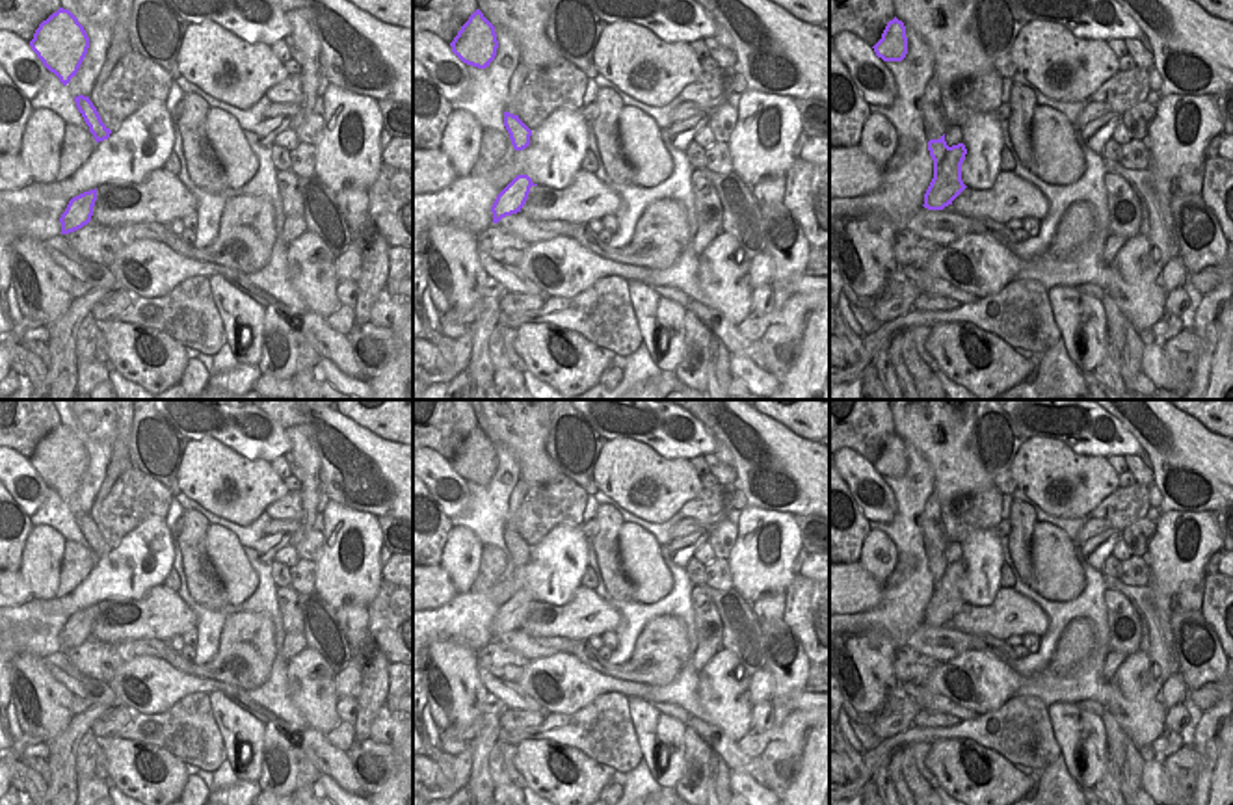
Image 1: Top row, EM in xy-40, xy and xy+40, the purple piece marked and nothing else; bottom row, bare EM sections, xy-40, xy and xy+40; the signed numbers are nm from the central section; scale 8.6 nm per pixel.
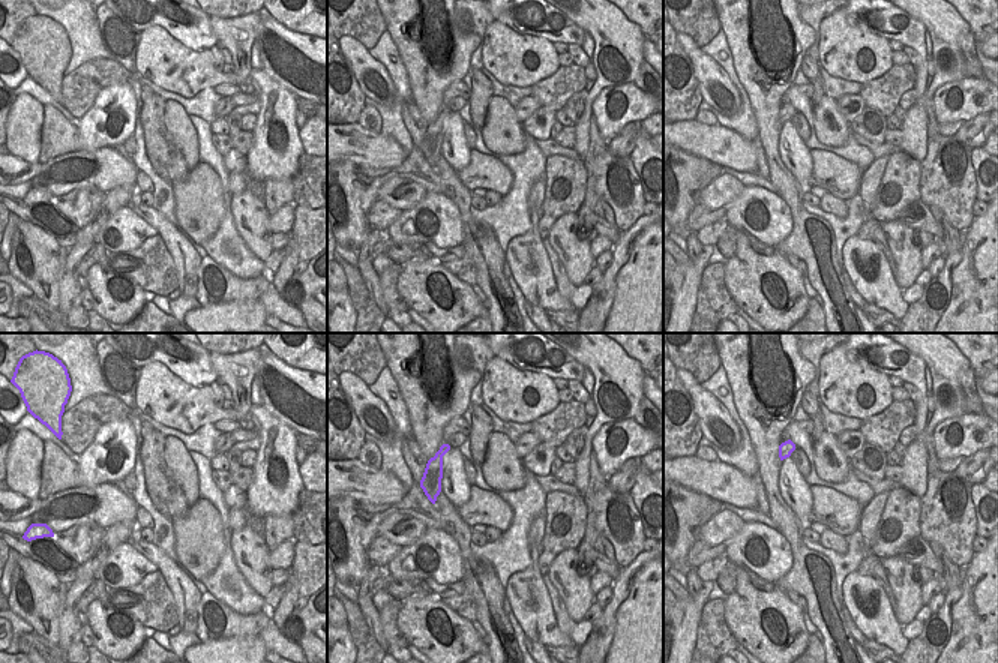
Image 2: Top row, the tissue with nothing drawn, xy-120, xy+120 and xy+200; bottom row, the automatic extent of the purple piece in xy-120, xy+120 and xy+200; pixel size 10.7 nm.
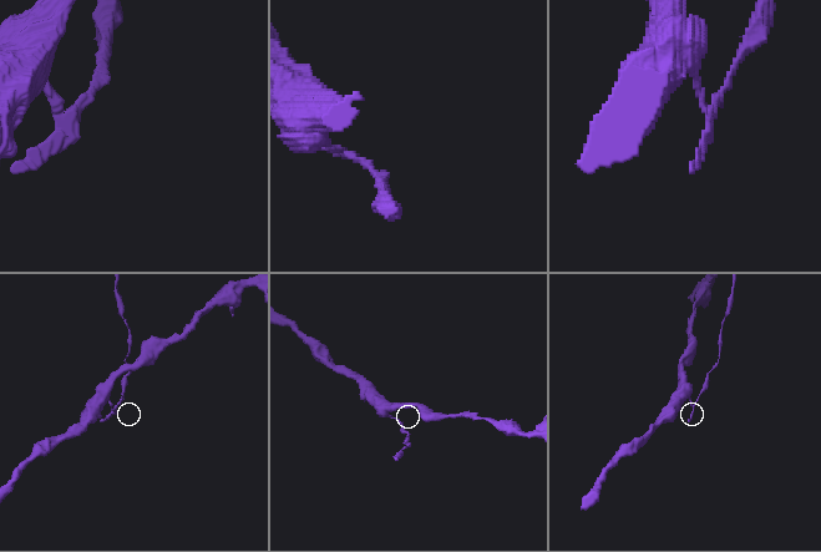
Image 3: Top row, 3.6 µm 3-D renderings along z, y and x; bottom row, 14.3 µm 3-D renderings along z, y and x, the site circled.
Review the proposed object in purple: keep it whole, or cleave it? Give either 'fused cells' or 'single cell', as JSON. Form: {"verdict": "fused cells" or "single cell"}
{"verdict": "fused cells"}

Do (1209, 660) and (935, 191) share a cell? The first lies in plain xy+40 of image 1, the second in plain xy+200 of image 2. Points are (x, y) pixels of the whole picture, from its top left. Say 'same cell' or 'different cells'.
same cell

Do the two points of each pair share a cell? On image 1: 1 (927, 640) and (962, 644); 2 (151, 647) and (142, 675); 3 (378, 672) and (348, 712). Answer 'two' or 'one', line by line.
1: one
2: two
3: two

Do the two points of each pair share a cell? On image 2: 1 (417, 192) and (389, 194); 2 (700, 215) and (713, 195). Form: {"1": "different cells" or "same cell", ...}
{"1": "same cell", "2": "different cells"}

